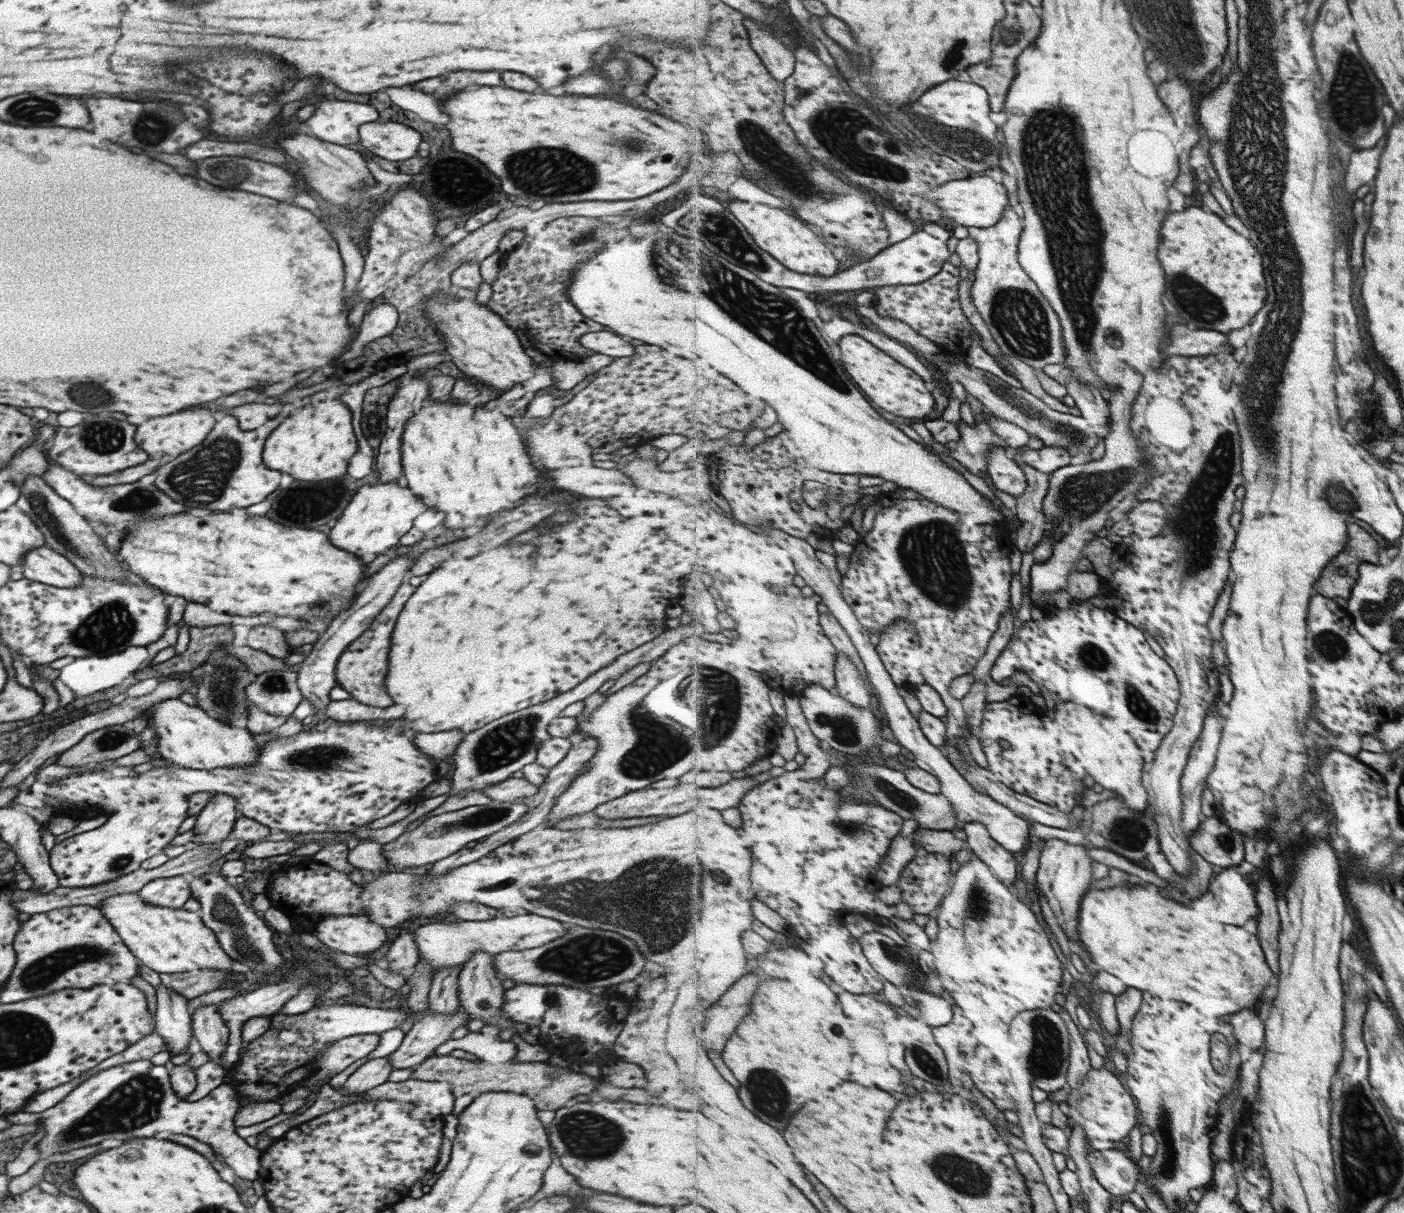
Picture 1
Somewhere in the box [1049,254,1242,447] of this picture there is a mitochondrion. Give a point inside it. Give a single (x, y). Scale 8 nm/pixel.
(1201, 304)

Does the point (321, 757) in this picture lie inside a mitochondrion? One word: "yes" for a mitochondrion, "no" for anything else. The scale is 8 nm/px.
yes

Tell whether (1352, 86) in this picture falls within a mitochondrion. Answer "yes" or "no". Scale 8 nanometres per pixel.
yes

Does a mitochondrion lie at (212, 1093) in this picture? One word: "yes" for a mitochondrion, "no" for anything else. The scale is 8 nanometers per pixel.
no

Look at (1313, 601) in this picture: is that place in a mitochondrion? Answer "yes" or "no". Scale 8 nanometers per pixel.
no

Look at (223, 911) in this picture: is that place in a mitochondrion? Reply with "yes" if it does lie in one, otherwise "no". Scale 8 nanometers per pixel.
yes

